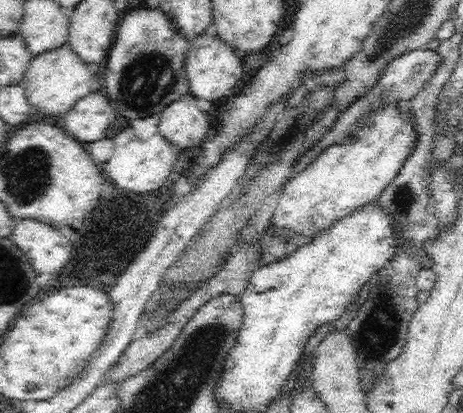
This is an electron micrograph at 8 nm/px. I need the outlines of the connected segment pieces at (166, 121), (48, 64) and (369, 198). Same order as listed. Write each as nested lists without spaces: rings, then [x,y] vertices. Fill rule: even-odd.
[[[192,92],[183,94],[160,113],[157,122],[159,132],[180,147],[197,146],[205,138],[209,126],[198,99]]]
[[[66,42],[33,55],[23,78],[26,95],[32,106],[50,116],[66,112],[75,102],[86,96],[86,93],[92,92],[92,80],[98,75],[99,70],[82,59],[72,43]]]
[[[398,103],[378,112],[372,118],[372,124],[360,130],[355,144],[334,146],[324,151],[303,171],[285,182],[268,226],[262,234],[257,234],[259,262],[262,265],[282,262],[298,248],[314,242],[338,222],[373,203],[394,180],[413,139],[413,132],[407,124],[407,111],[402,103],[402,112],[396,106]]]

